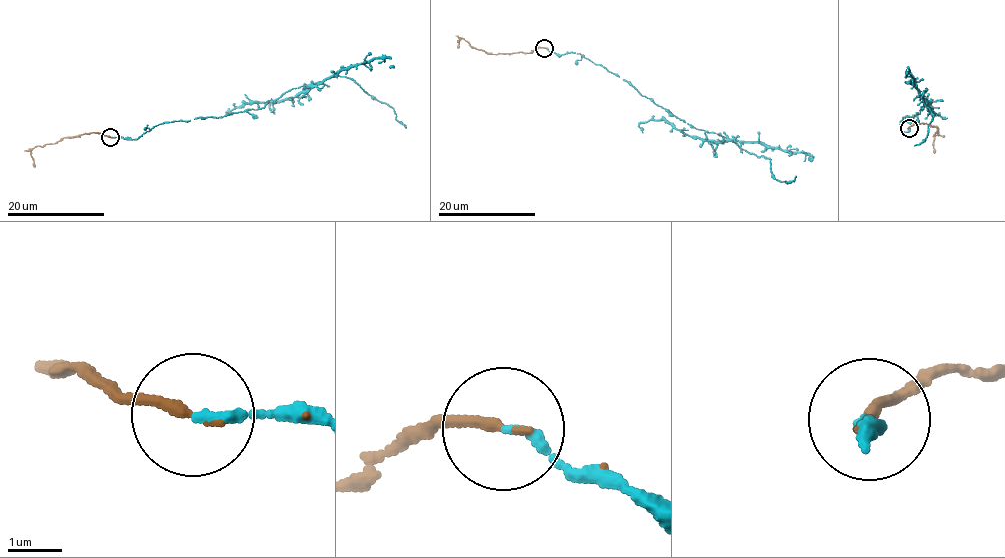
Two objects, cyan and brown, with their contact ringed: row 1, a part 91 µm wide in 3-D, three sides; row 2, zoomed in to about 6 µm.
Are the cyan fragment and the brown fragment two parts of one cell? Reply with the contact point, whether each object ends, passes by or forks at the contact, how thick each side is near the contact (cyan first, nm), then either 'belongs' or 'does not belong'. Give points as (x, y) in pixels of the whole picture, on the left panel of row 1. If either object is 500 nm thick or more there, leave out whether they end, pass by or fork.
place (110, 137); cyan ends; brown ends; calibres 170 and 200 nm; belongs

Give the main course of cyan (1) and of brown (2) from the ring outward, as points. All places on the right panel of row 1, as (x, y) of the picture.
1: (908, 127), (900, 130), (902, 118), (918, 114), (926, 88), (921, 97), (932, 115), (926, 139), (914, 145)
2: (908, 127), (920, 123), (938, 127), (939, 131), (933, 135), (934, 153)

